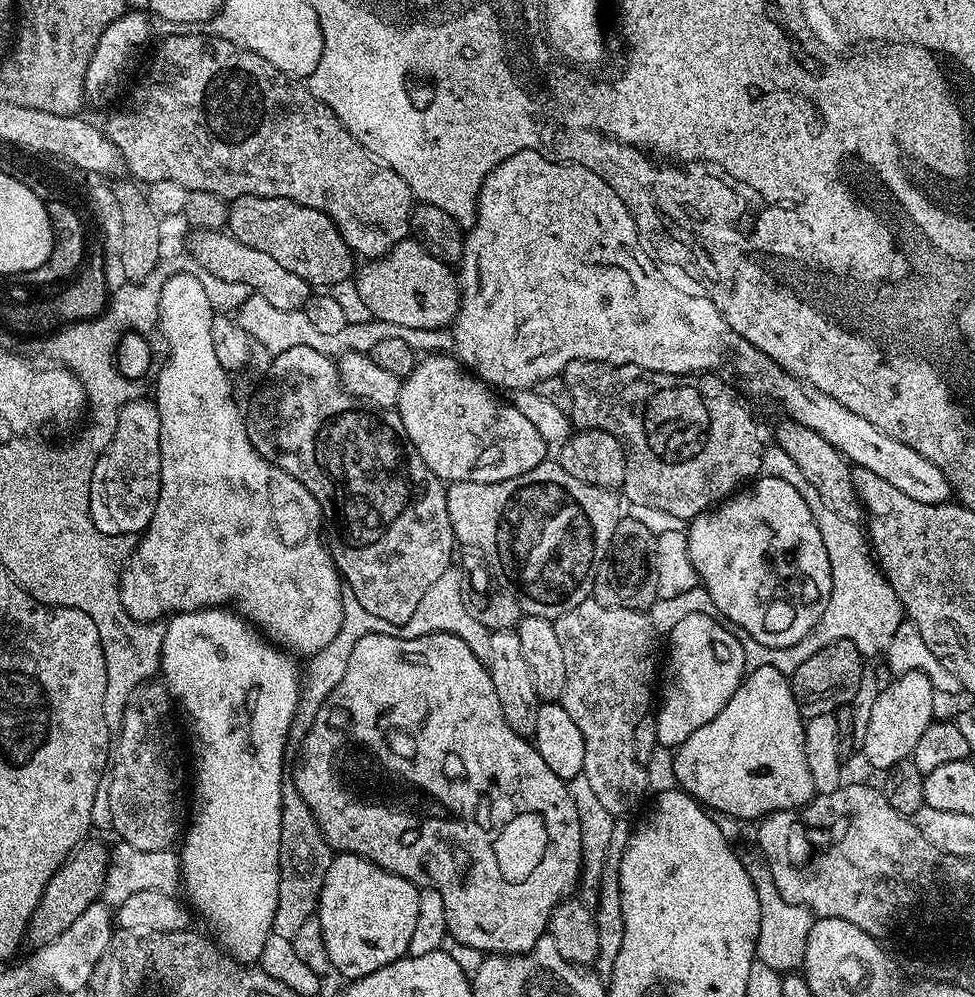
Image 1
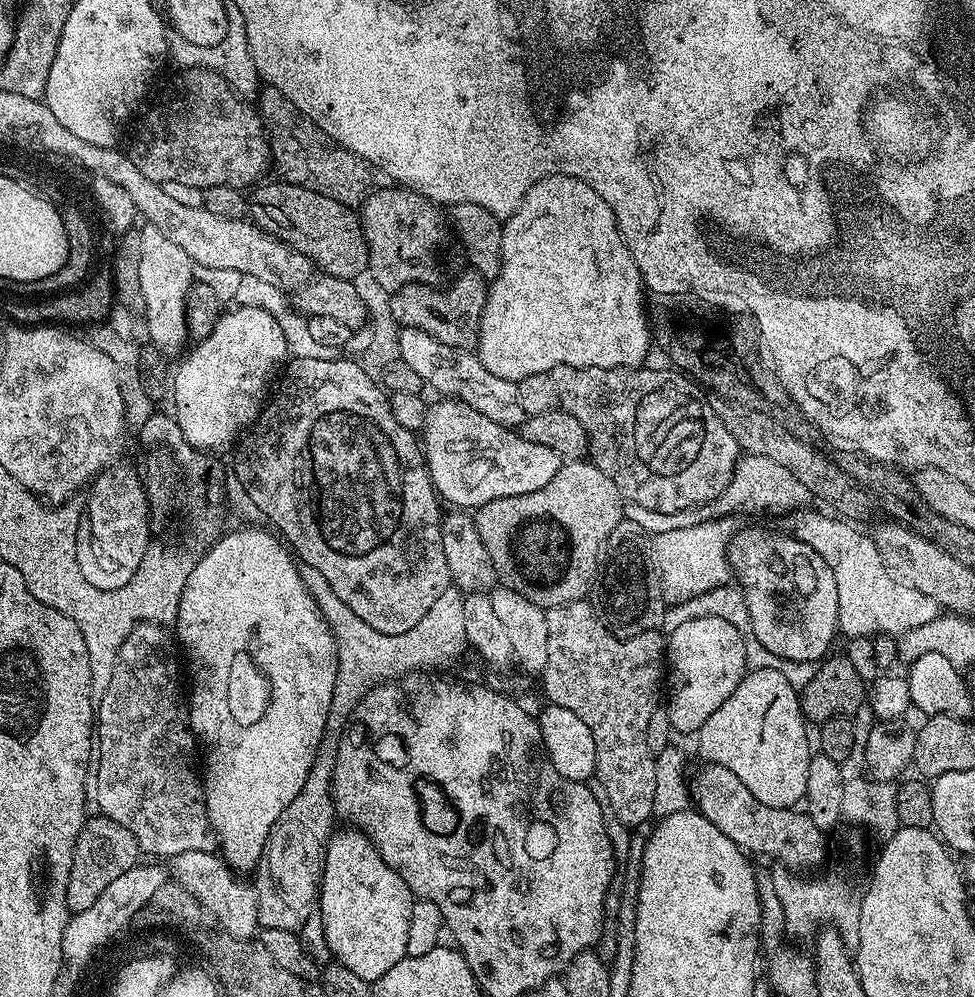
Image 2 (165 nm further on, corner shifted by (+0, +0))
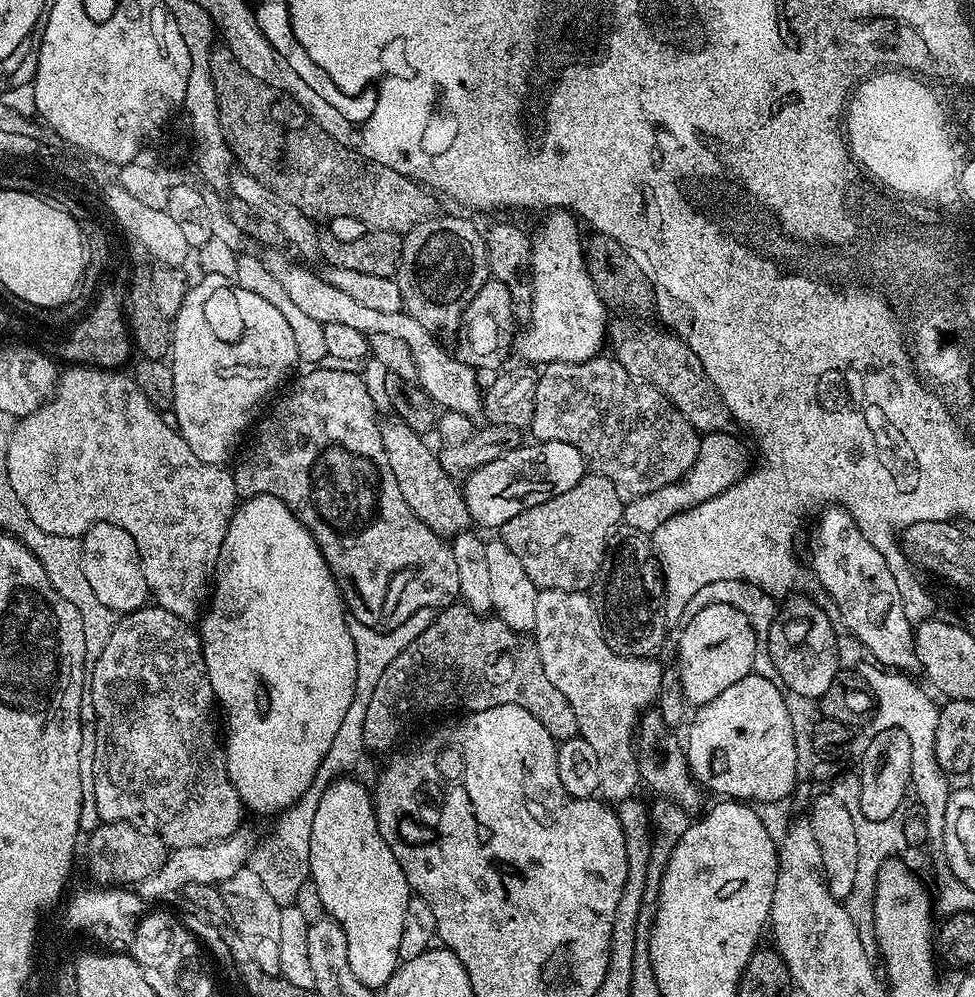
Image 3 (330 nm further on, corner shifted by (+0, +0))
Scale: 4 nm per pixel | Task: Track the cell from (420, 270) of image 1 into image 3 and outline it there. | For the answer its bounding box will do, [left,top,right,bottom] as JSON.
[454,278,518,374]

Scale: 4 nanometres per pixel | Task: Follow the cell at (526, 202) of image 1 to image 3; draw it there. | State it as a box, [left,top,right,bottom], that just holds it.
[514,210,610,366]

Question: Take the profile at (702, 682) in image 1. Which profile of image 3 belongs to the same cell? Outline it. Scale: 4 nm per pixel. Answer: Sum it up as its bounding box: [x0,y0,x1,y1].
[679,604,758,706]

